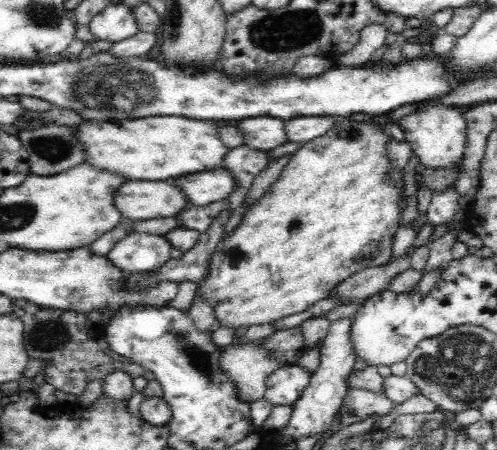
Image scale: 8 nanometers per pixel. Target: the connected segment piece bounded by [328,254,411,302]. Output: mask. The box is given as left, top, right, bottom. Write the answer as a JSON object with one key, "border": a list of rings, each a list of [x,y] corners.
{"border":[[[411,257],[391,258],[384,265],[365,268],[355,272],[336,289],[332,289],[329,298],[339,298],[341,302],[356,302],[366,300],[372,295],[386,289],[387,284],[404,270],[411,268]]]}

